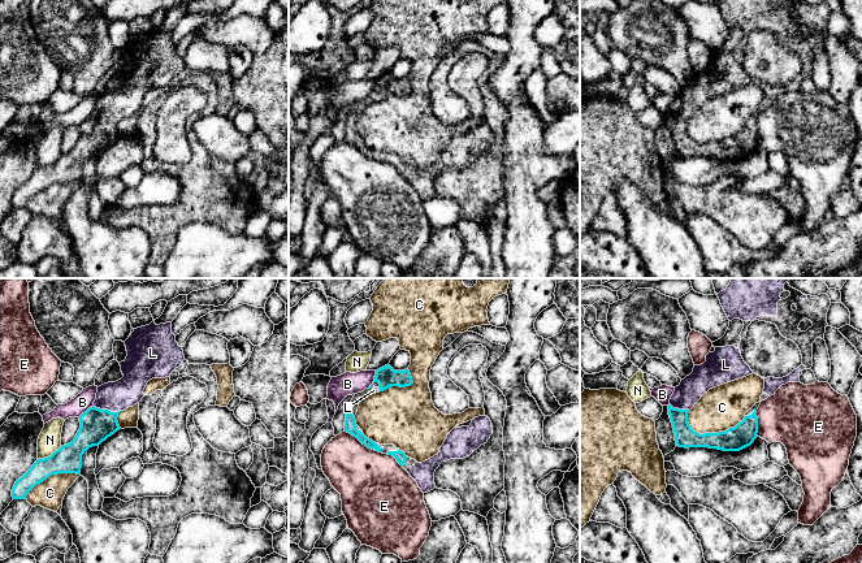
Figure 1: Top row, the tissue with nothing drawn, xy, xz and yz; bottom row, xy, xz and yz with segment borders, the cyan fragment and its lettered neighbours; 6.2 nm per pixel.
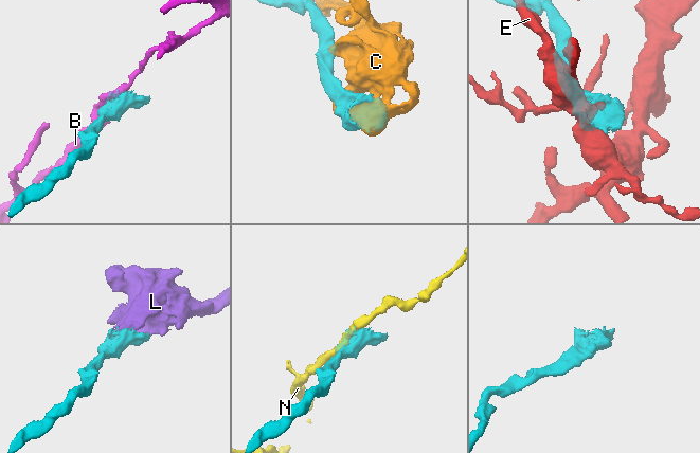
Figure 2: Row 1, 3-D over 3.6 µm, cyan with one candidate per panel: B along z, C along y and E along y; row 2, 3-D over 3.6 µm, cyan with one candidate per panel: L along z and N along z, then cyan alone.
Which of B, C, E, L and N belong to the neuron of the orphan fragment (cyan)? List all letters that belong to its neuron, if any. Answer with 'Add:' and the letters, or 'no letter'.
Add: L

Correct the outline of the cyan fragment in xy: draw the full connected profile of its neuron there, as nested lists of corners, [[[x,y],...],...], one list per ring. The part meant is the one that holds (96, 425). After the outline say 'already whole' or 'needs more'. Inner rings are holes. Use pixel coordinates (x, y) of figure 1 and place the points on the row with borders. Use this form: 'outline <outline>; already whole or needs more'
outline [[[152,321],[137,328],[125,346],[127,356],[120,363],[124,377],[98,387],[94,406],[79,416],[81,428],[75,438],[51,456],[38,459],[16,481],[13,499],[25,499],[34,486],[52,475],[81,475],[82,455],[121,429],[118,413],[142,400],[150,380],[169,377],[185,360],[183,350],[172,333],[172,322],[156,325]]]; needs more

